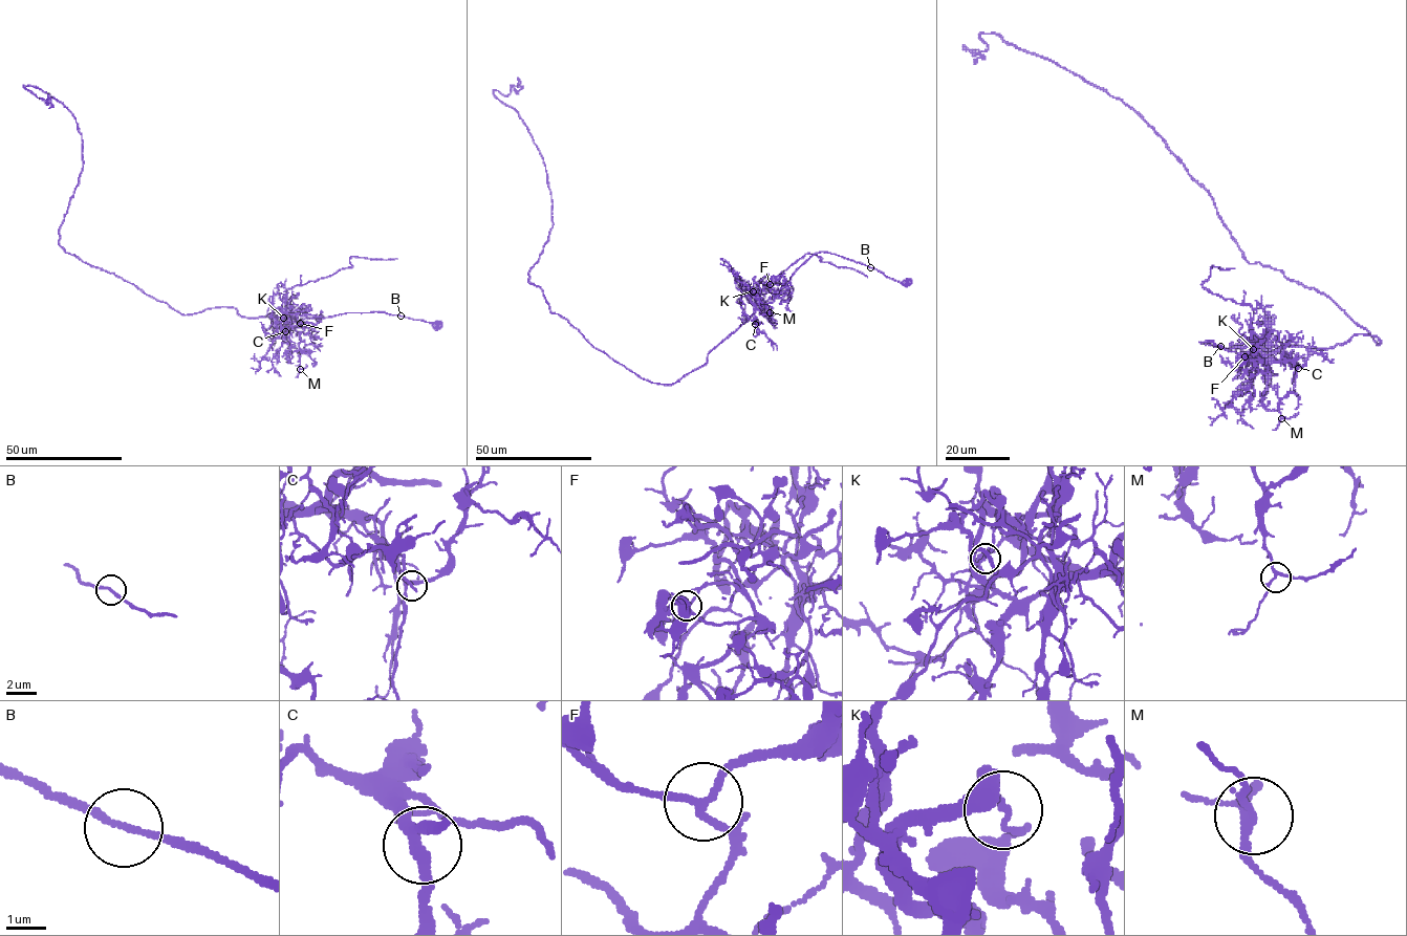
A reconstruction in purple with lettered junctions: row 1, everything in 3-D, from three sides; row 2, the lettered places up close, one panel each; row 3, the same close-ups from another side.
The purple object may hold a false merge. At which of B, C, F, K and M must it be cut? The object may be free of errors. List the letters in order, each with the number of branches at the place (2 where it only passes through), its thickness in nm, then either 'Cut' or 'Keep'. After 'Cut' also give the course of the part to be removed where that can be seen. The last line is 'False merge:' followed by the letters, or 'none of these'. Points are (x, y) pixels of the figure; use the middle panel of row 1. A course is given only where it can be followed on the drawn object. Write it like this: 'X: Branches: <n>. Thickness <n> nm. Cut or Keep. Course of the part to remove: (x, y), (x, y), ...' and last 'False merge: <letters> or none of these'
B: Branches: 2. Thickness 140 nm. Keep
C: Branches: 3. Thickness 240 nm. Keep
F: Branches: 3. Thickness 170 nm. Keep
K: Branches: 2. Thickness 130 nm. Cut. Course of the part to remove: (753, 291), (748, 291), (752, 301), (748, 300), (748, 295), (765, 288), (806, 254), (867, 277)
M: Branches: 3. Thickness 190 nm. Keep
False merge: K

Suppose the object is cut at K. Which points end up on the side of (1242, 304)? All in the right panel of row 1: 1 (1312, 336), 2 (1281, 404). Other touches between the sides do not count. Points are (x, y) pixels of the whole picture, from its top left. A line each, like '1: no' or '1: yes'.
1: yes
2: no

